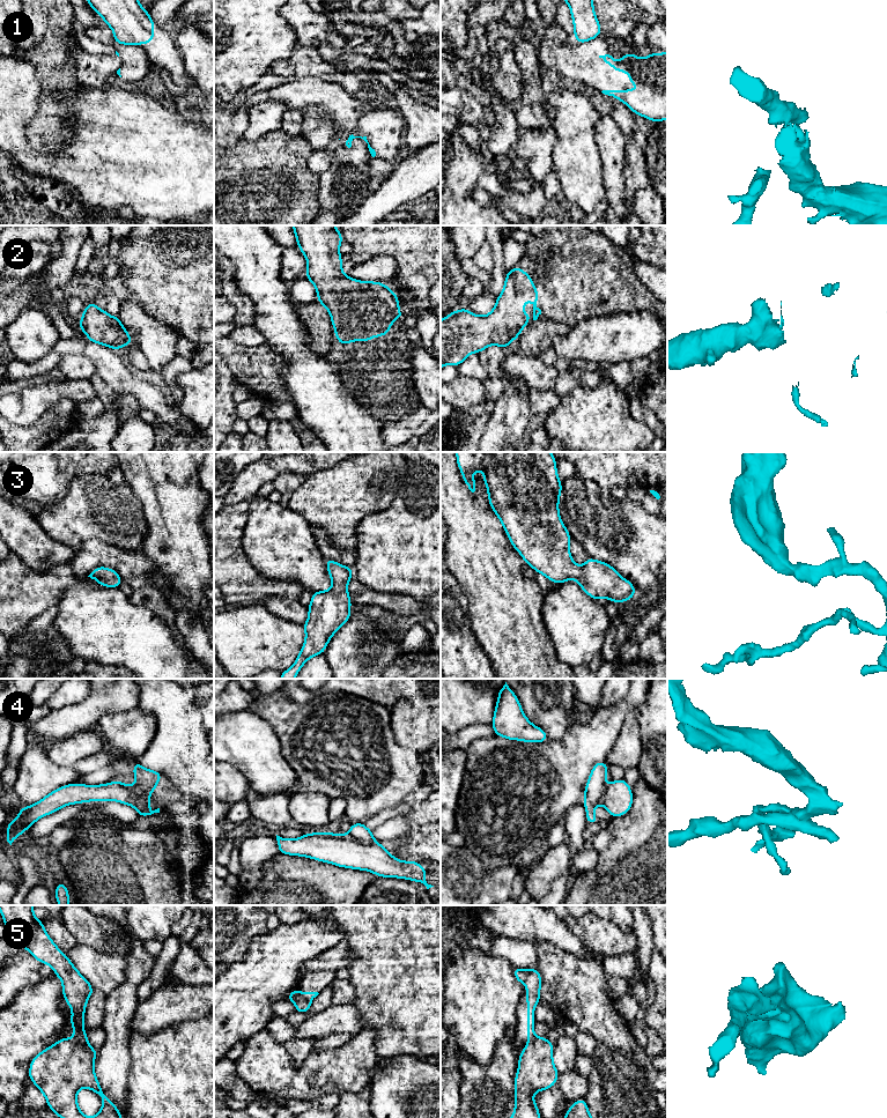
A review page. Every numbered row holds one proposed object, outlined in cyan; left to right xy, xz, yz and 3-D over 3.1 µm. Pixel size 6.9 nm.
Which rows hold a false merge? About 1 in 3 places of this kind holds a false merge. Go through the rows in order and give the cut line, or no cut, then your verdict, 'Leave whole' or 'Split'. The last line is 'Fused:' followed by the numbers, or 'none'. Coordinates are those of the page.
1: Split along xy (119, 42), (130, 43). Split
2: No split. Leave whole
3: No split. Leave whole
4: Split along xz (345, 835), (361, 842), (376, 843). Split
5: Split along xy (73, 1037), (89, 1048). Split
Fused: 1, 4, 5

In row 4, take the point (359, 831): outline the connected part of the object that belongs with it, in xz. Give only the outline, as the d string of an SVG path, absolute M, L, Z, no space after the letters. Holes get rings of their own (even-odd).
M363 822L353 823L346 836L357 842L365 843L365 844L377 843L372 836L372 830L368 829L363 824Z

